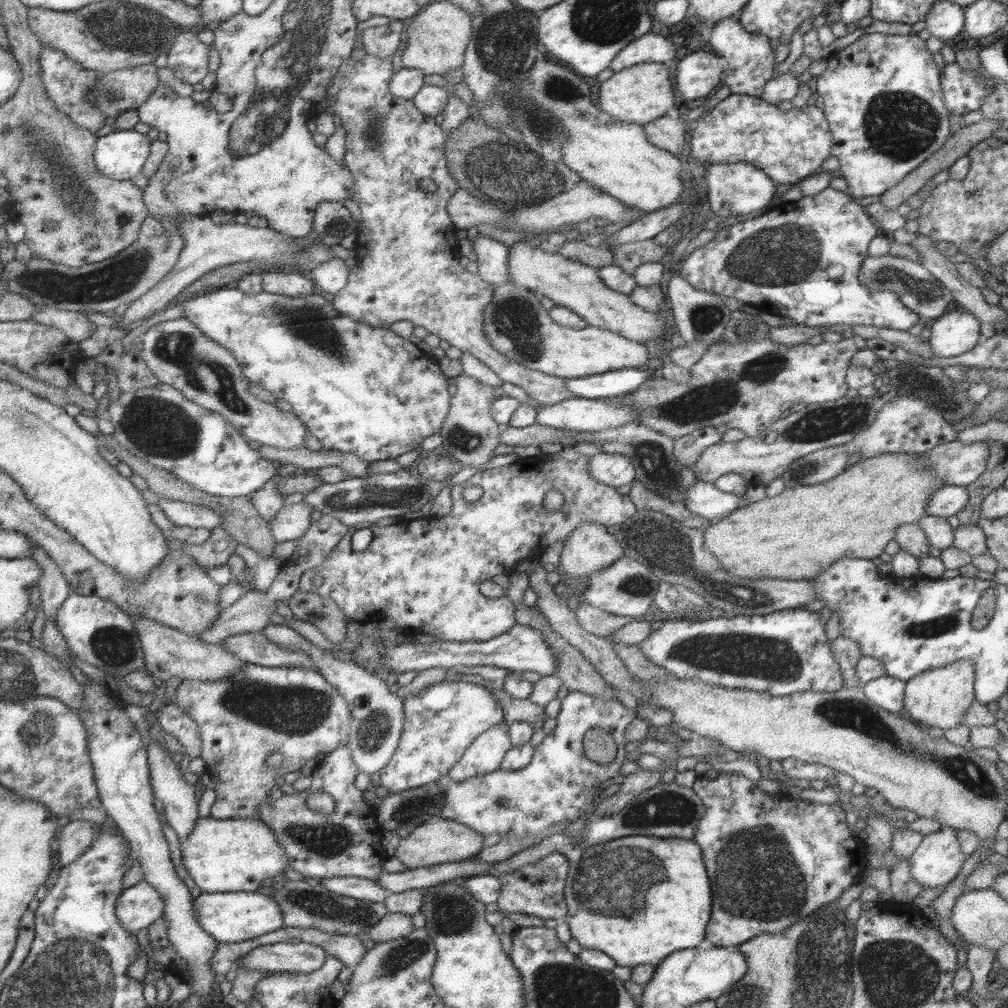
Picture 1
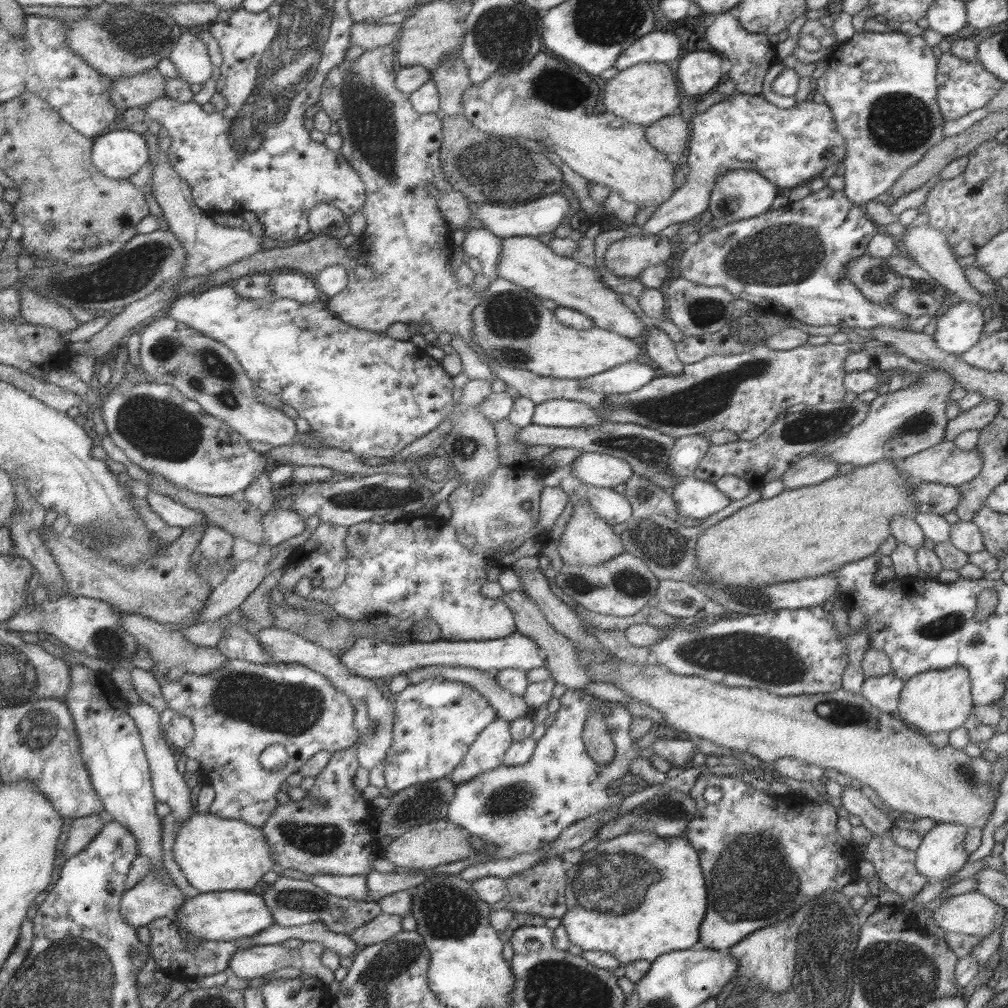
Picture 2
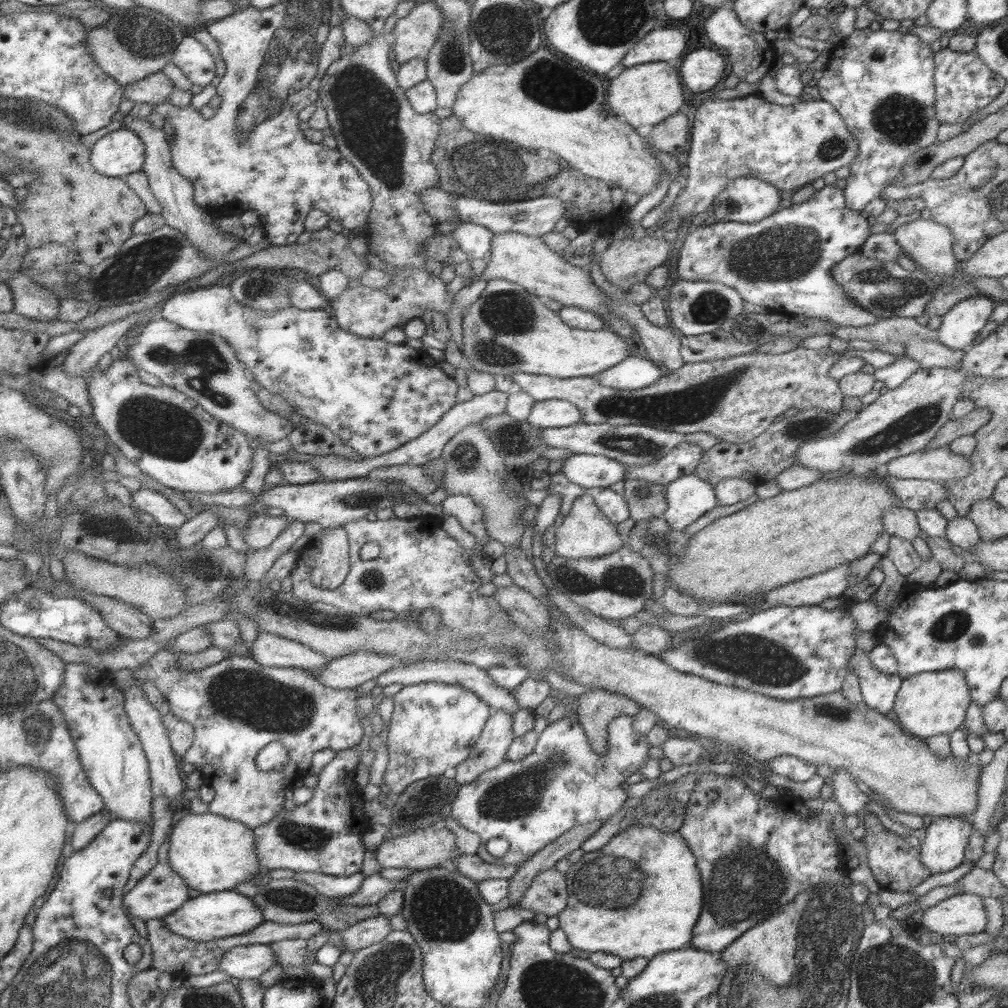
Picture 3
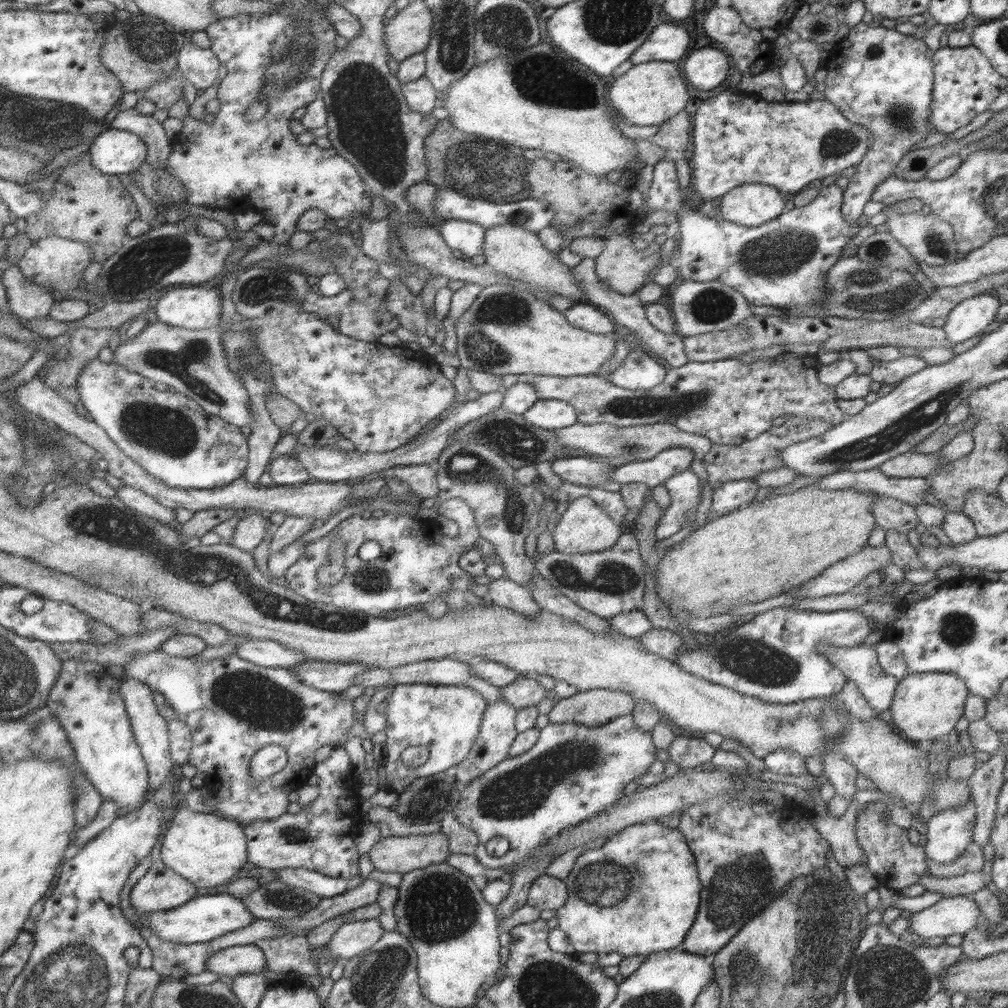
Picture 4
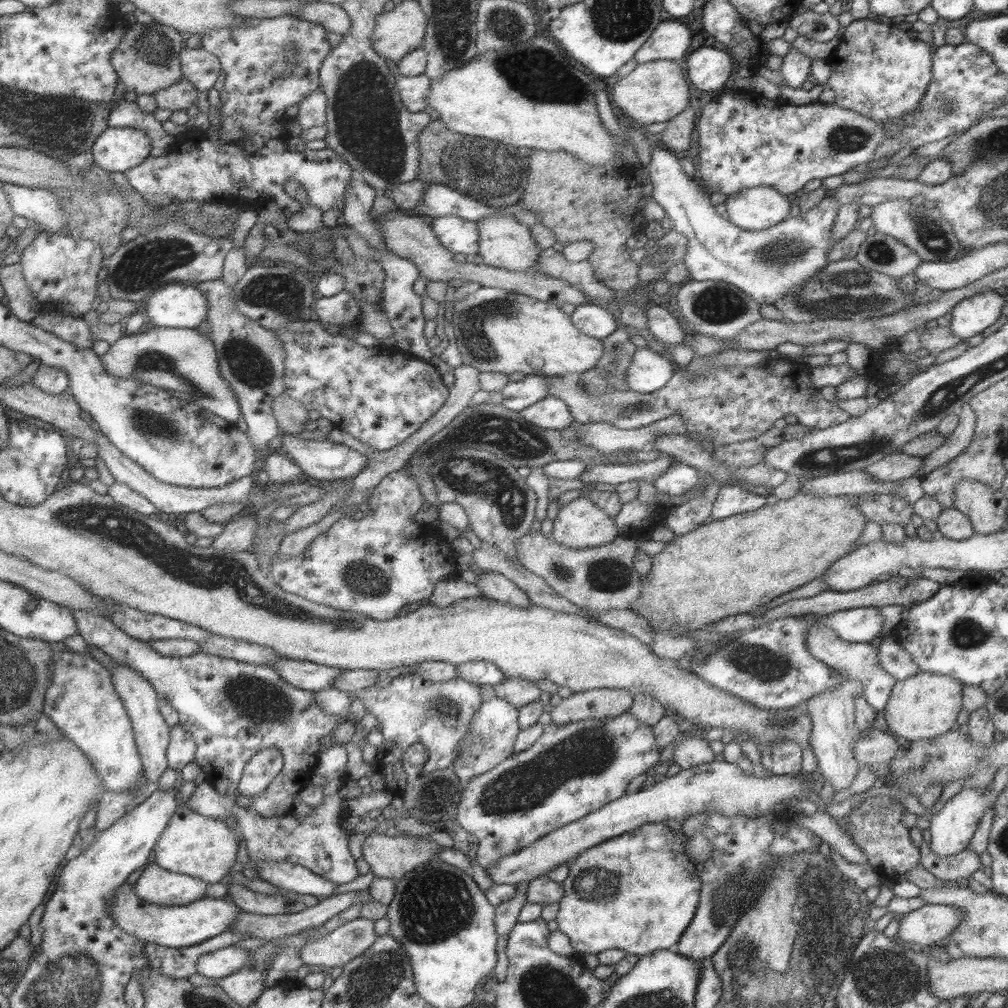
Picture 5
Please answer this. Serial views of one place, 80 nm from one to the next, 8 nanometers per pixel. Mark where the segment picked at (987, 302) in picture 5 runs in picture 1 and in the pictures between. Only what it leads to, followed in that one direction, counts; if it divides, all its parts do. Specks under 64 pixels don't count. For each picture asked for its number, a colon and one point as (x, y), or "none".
1: (956, 331)
2: (958, 327)
3: (960, 324)
4: (976, 314)

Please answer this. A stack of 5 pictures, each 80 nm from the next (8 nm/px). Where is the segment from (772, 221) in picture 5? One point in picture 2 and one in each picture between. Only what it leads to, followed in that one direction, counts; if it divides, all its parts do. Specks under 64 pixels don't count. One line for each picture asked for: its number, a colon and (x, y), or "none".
2: (737, 195)
3: (746, 199)
4: (750, 205)

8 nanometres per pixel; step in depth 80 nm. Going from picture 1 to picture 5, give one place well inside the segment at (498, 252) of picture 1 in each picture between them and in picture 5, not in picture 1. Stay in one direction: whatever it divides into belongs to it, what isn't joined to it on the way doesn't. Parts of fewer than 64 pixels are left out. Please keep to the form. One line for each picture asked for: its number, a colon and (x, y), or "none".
2: (479, 243)
3: (472, 239)
4: (466, 239)
5: (457, 235)

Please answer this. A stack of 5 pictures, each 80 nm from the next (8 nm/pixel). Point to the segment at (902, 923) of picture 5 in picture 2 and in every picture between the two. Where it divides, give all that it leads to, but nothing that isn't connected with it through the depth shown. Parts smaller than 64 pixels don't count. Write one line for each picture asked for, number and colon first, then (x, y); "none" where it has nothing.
2: (970, 913)
3: (959, 914)
4: (957, 914)

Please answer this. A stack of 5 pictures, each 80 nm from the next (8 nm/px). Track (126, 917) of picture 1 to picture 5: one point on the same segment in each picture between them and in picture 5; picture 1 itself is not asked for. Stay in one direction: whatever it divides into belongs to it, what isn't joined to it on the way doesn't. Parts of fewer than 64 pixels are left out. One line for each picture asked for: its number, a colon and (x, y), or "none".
2: (152, 897)
3: (160, 891)
4: (159, 888)
5: (155, 885)

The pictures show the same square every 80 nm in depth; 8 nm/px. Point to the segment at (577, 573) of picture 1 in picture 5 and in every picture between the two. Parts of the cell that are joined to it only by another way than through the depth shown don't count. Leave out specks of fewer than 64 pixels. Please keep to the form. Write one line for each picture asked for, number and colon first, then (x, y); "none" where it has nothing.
2: (585, 540)
3: (584, 532)
4: (583, 527)
5: (579, 524)

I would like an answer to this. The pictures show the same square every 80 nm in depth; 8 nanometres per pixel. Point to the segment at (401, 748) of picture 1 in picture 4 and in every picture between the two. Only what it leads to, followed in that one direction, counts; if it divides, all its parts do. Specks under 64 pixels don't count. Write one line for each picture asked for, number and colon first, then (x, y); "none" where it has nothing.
2: (435, 721)
3: (434, 725)
4: (445, 719)

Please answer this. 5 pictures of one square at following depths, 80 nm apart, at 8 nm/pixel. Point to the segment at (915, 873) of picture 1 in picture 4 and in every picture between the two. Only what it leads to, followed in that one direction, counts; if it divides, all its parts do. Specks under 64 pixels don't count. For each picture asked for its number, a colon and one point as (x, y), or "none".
2: (942, 851)
3: (942, 848)
4: (949, 831)

